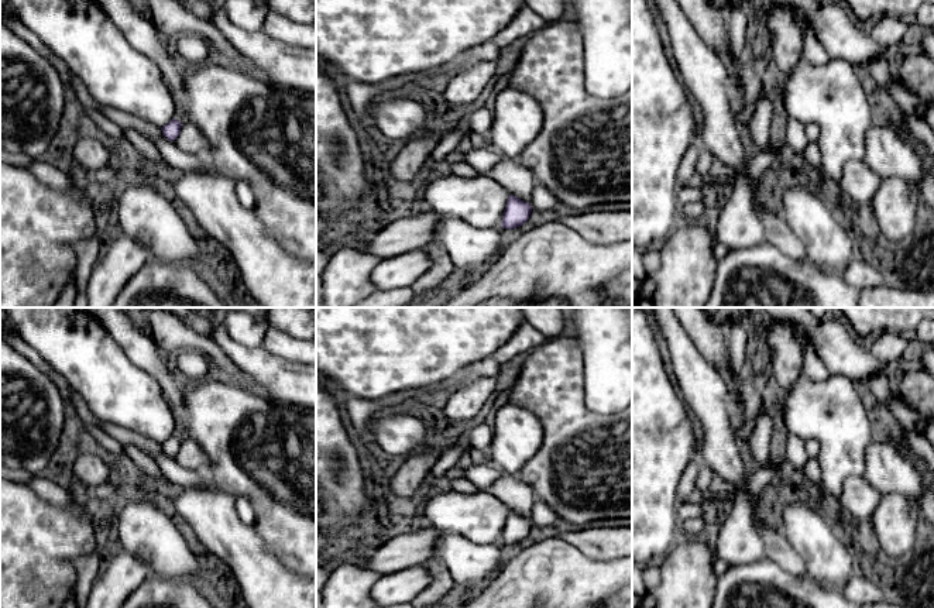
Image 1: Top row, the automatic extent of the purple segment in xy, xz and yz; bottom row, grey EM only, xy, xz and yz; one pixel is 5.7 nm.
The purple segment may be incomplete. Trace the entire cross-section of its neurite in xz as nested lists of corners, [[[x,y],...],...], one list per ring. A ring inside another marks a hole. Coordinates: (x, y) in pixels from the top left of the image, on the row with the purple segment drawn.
[[[509,195],[502,213],[501,227],[511,230],[522,226],[529,219],[530,212],[529,203]]]

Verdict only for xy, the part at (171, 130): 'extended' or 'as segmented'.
as segmented

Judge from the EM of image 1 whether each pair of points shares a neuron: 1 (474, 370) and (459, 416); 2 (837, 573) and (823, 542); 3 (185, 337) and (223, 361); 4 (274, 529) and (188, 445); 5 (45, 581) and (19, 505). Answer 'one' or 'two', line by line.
1: two
2: one
3: one
4: two
5: one

